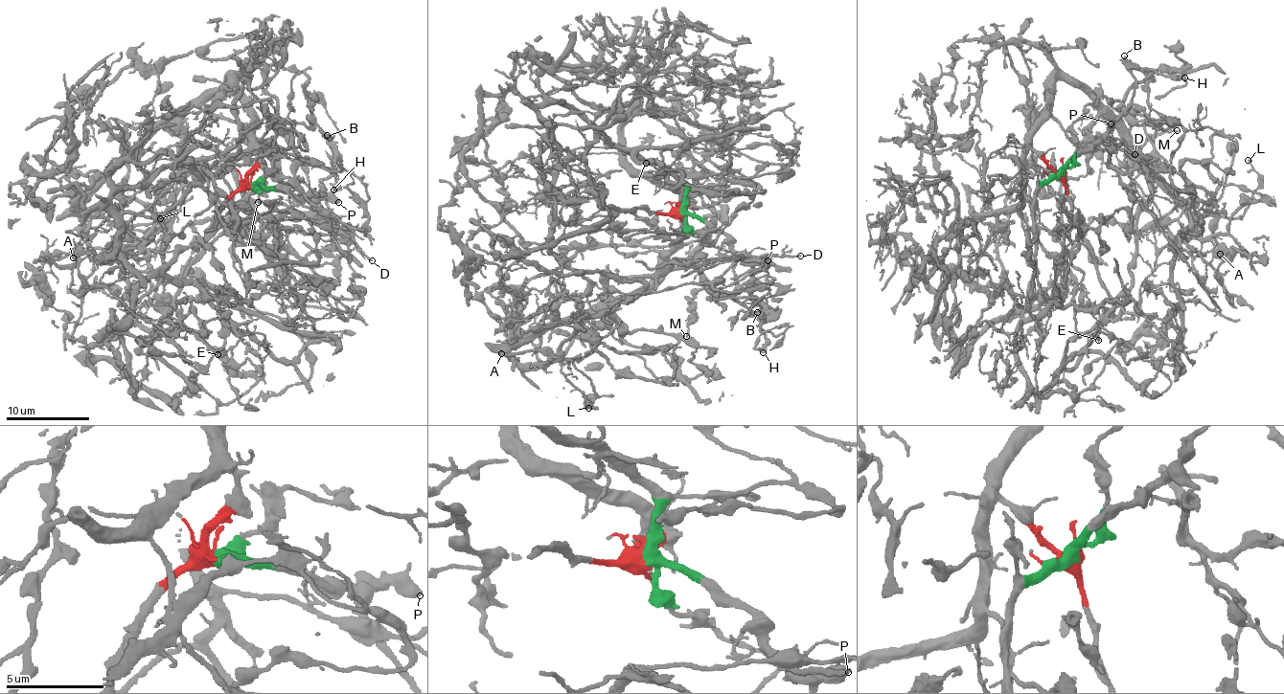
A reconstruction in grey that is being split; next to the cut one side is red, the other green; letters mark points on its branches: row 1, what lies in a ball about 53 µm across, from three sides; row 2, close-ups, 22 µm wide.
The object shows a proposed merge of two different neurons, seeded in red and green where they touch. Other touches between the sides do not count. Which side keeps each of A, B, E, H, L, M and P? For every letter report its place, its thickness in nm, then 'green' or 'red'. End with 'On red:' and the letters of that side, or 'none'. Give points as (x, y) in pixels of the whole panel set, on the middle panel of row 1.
A: (501, 353) | 320 nm | red
B: (757, 312) | 200 nm | green
E: (646, 163) | 500 nm | green
H: (763, 352) | 340 nm | green
L: (588, 408) | 180 nm | red
M: (686, 336) | 150 nm | green
P: (768, 260) | 550 nm | green
On red: A, L

